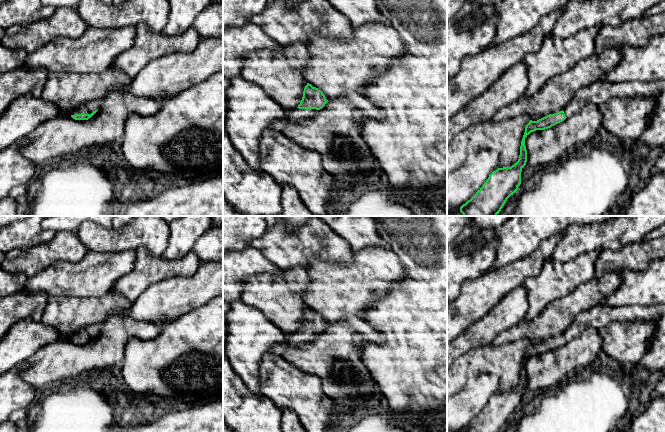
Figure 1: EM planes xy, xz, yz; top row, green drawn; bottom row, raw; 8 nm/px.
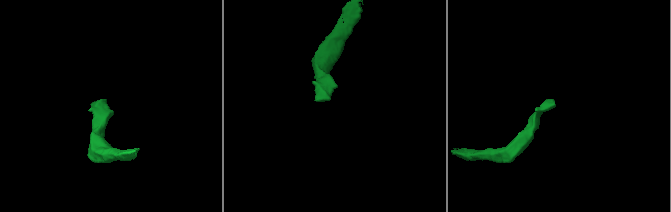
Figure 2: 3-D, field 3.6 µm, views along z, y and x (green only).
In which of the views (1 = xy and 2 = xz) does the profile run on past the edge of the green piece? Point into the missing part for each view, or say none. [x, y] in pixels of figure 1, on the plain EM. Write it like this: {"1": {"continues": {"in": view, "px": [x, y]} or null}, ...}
{"1": {"continues": {"in": "xy", "px": [87, 332]}}, "2": {"continues": {"in": "xz", "px": [296, 339]}}}

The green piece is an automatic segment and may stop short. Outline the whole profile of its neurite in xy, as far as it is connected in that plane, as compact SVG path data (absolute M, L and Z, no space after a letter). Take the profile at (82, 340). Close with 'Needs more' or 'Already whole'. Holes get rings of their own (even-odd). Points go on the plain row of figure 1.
M99 325L84 327L81 330L76 331L68 339L75 344L88 344L98 335L99 331Z. Needs more

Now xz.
M307 307L300 328L296 333L287 335L286 341L290 346L299 346L313 341L318 334L325 330L327 325L322 315Z. Needs more

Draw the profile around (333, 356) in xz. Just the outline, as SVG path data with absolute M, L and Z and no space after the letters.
M348 316L337 324L329 324L325 330L310 342L299 346L290 346L285 340L272 346L270 353L278 355L297 369L316 375L322 380L322 390L330 397L340 410L358 410L364 413L382 413L388 411L385 396L380 390L372 373L359 355L359 347L354 335L360 334L365 340L383 343L383 335L373 329L360 317Z

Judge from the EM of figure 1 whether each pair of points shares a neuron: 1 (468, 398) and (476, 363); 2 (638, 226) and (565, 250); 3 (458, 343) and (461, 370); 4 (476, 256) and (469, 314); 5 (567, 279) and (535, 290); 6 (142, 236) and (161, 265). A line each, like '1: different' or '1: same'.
1: different
2: same
3: different
4: different
5: same
6: different

